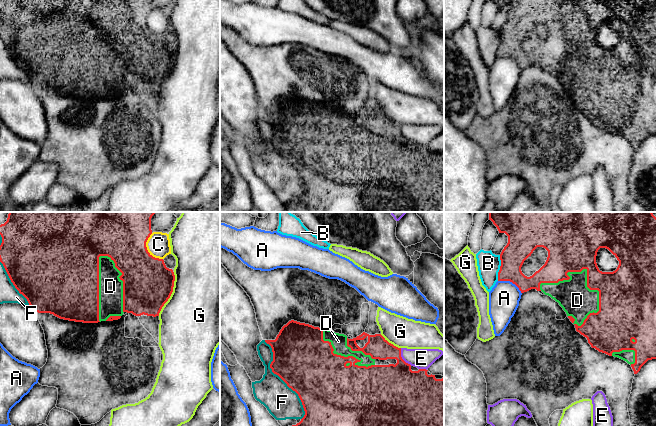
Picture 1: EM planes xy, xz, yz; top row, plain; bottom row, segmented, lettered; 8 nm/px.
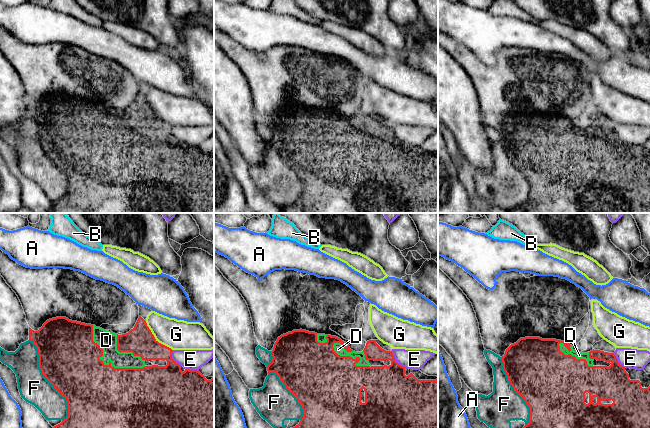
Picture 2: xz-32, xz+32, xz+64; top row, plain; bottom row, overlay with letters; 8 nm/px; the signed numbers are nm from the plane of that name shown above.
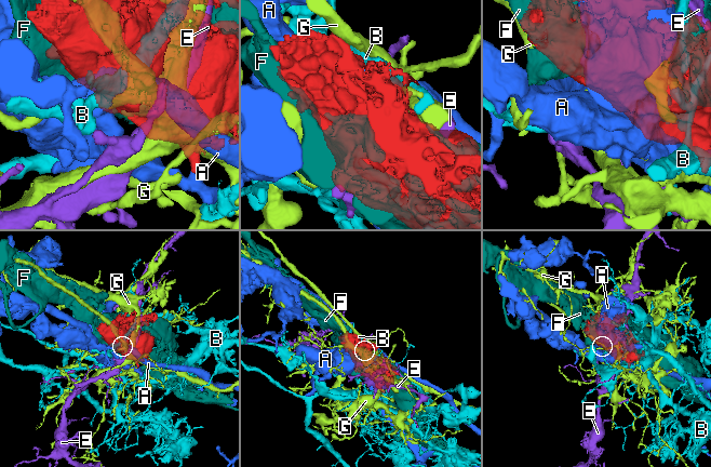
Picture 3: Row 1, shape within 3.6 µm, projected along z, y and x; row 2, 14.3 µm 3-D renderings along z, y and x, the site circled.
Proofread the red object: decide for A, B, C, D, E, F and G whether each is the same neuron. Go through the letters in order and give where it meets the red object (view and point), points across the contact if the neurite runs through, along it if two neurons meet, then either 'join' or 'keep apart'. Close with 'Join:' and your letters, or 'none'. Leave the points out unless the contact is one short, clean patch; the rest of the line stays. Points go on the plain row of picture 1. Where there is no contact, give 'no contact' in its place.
A: contact yz (511, 57); keep apart
B: contact yz (500, 44); keep apart
C: contact xy (146, 25); way xy (146, 56), (146, 25), (158, 20); join
D: contact yz (582, 45); join
E: contact xz (401, 134); keep apart
F: contact xz (282, 155); keep apart
G: contact xy (171, 69); keep apart
Join: C, D

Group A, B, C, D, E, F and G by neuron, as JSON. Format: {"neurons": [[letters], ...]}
{"neurons": [["A"], ["B"], ["C", "D"], ["E"], ["F"], ["G"]]}

